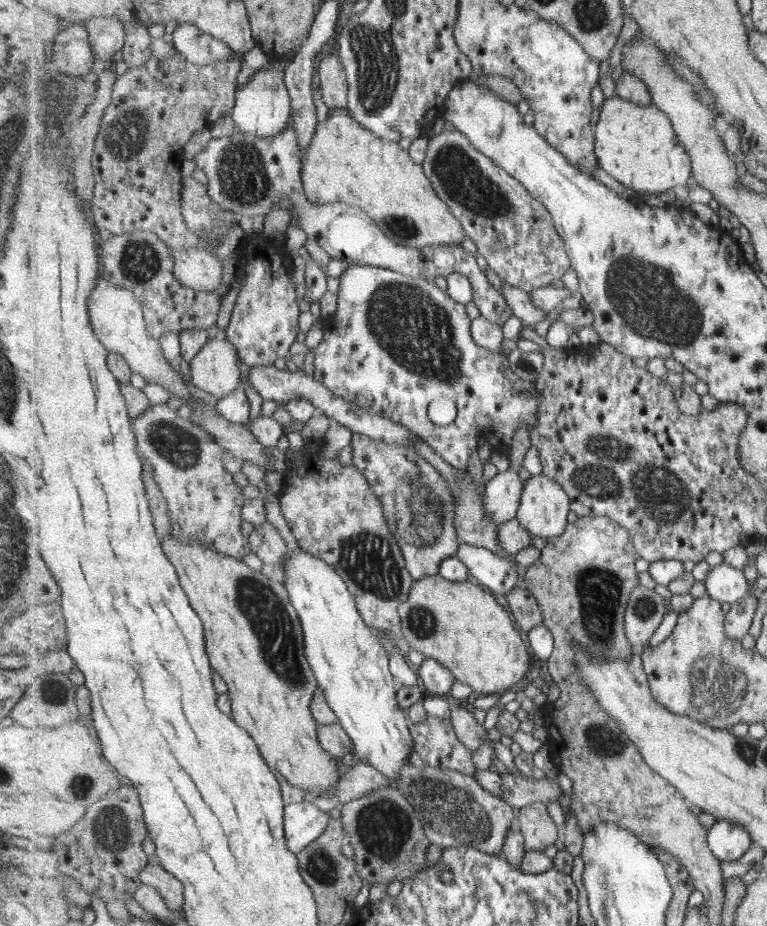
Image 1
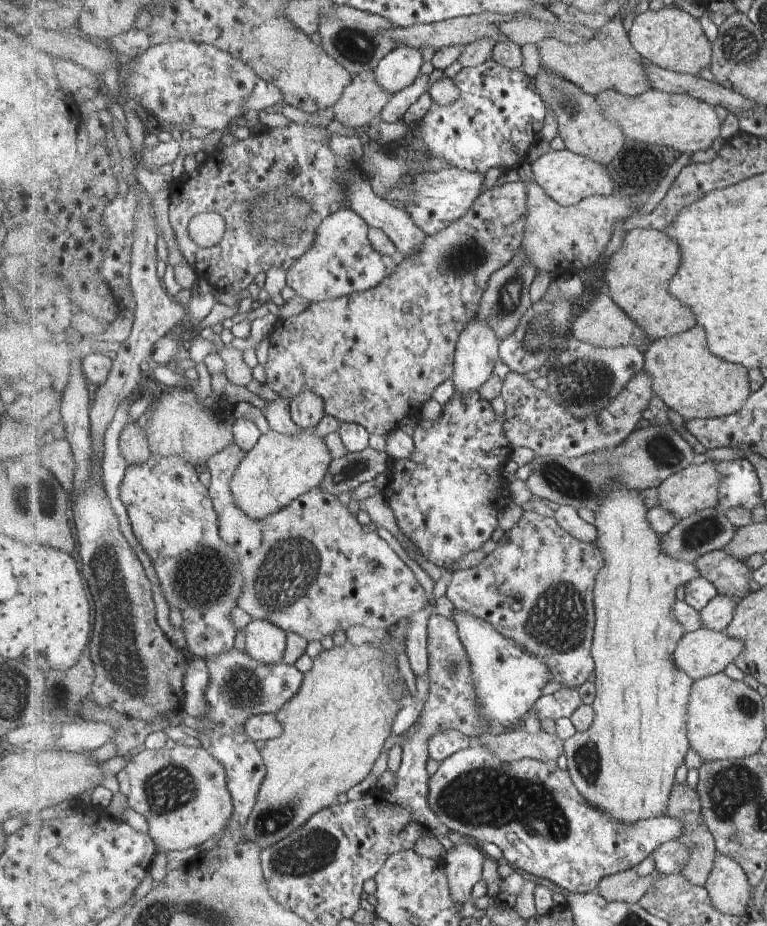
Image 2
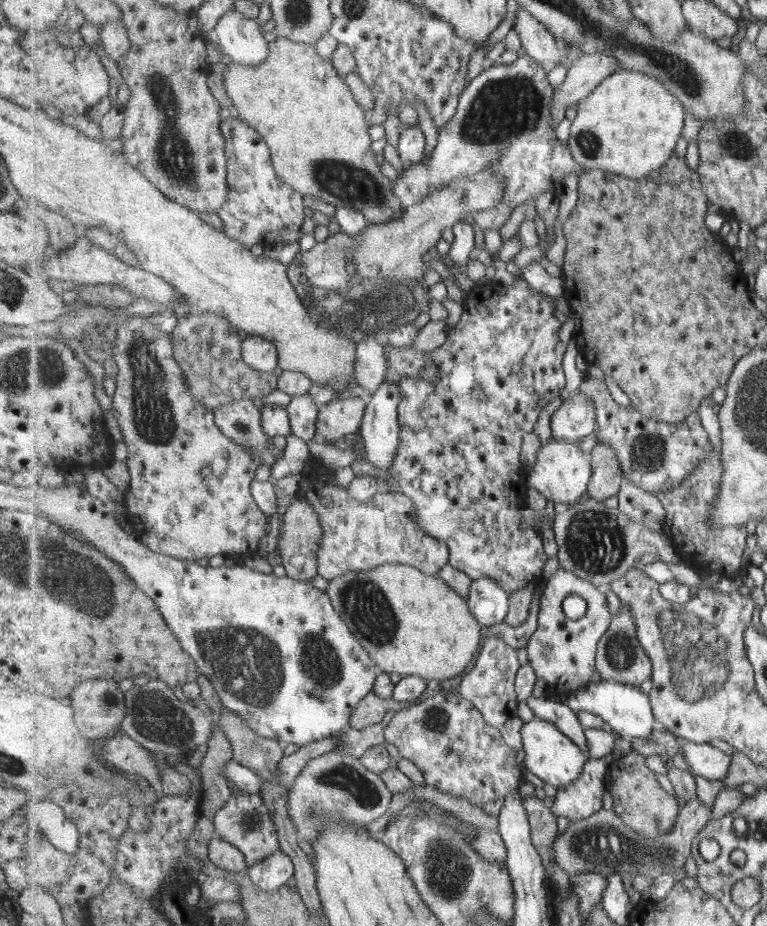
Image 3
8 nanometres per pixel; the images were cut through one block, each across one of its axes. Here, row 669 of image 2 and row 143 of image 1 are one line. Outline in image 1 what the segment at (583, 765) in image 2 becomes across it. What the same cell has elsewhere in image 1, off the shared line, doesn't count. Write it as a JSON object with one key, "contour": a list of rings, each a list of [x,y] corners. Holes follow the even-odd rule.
{"contour":[[[615,94],[603,102],[598,118],[594,131],[600,166],[627,190],[655,195],[693,183],[689,152],[681,144],[672,119],[655,104],[641,106]]]}

